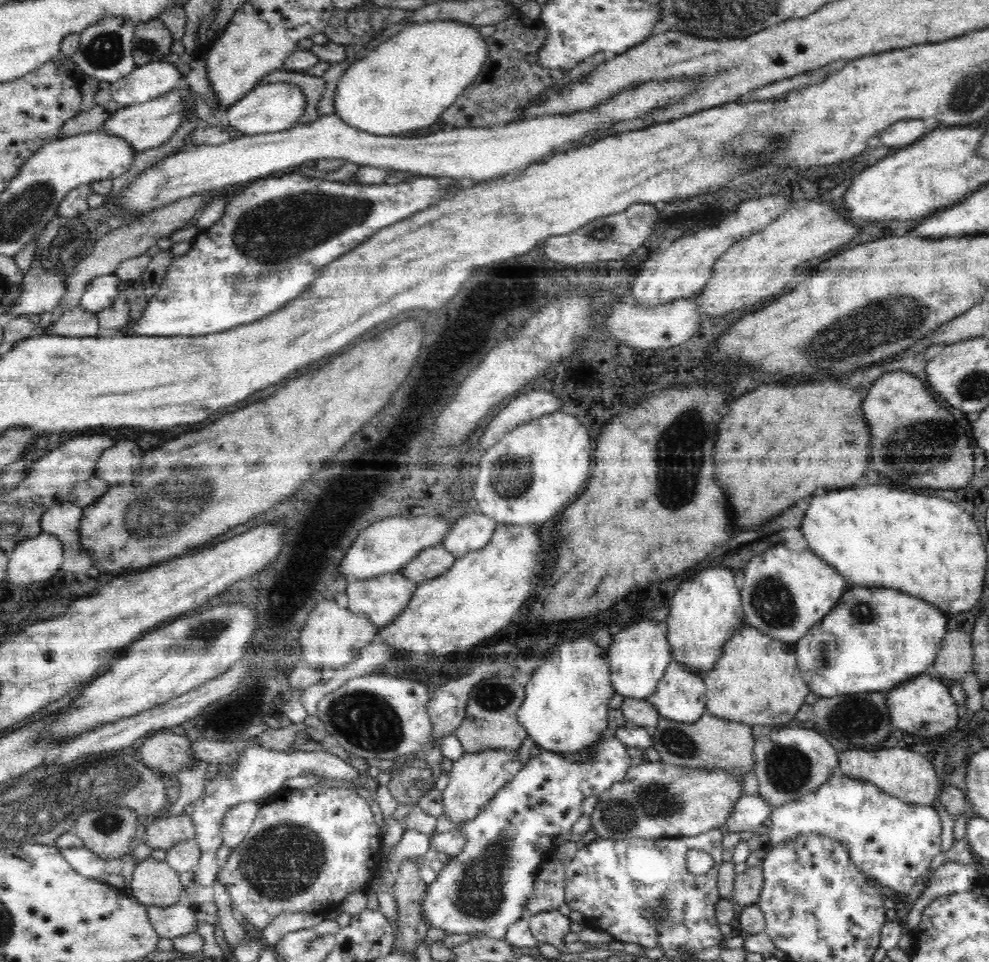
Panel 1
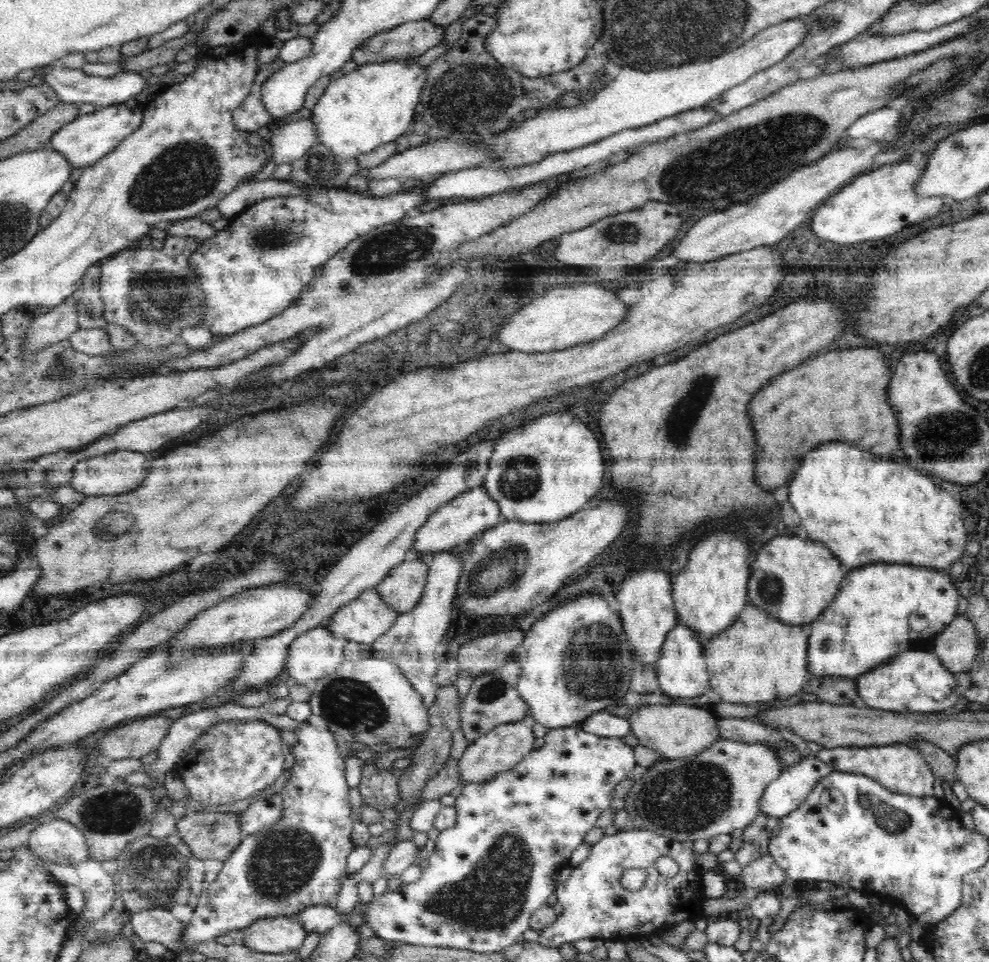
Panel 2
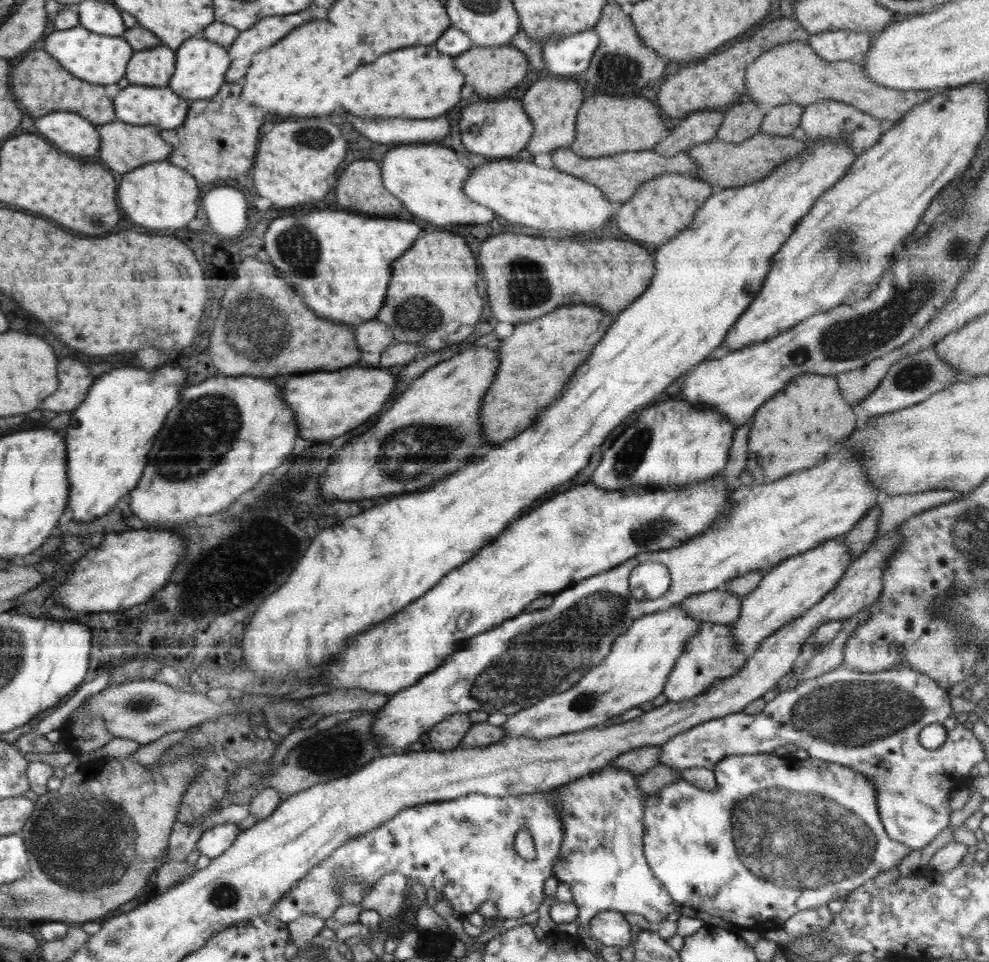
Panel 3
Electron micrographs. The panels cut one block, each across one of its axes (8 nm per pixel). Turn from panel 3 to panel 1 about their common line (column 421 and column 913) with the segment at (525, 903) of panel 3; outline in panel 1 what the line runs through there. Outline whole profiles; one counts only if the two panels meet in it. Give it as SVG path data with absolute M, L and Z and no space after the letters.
M832 776L811 794L786 802L773 810L768 823L767 849L786 845L802 833L816 833L838 840L848 847L850 859L866 878L896 893L907 894L915 882L930 870L930 862L940 854L942 822L935 806L910 805L883 792L876 785L846 776Z

